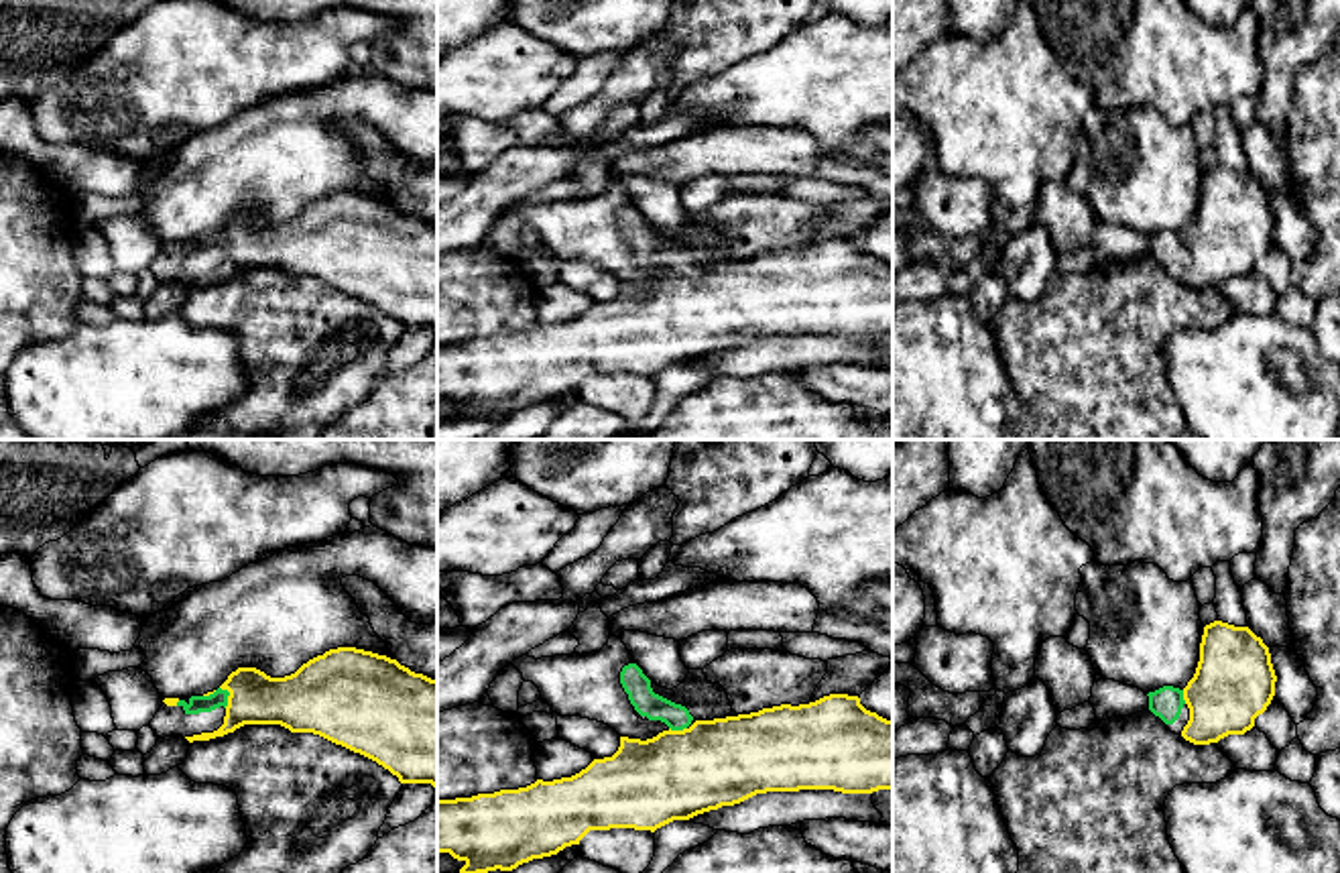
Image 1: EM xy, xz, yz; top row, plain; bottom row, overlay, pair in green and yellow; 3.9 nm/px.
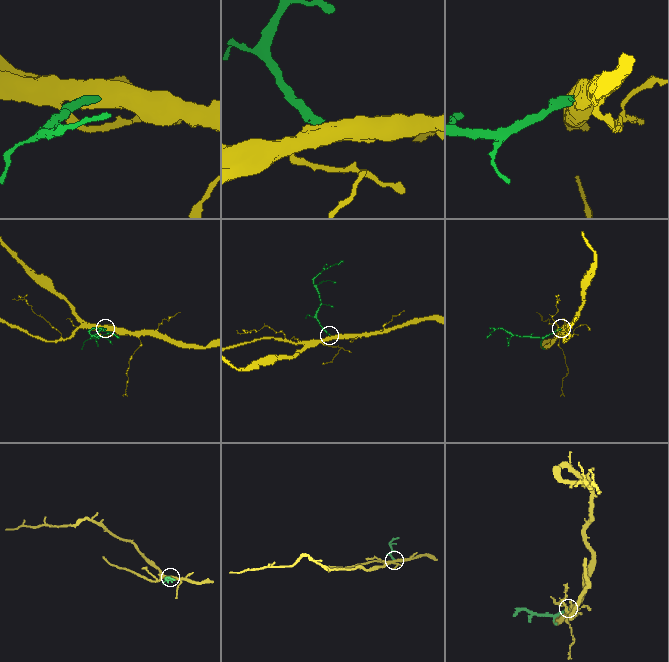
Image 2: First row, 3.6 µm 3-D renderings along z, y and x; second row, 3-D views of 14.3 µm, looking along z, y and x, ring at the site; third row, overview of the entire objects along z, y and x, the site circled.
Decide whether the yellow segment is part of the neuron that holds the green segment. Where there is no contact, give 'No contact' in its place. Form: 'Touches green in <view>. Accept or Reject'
Touches green in xy. Accept

